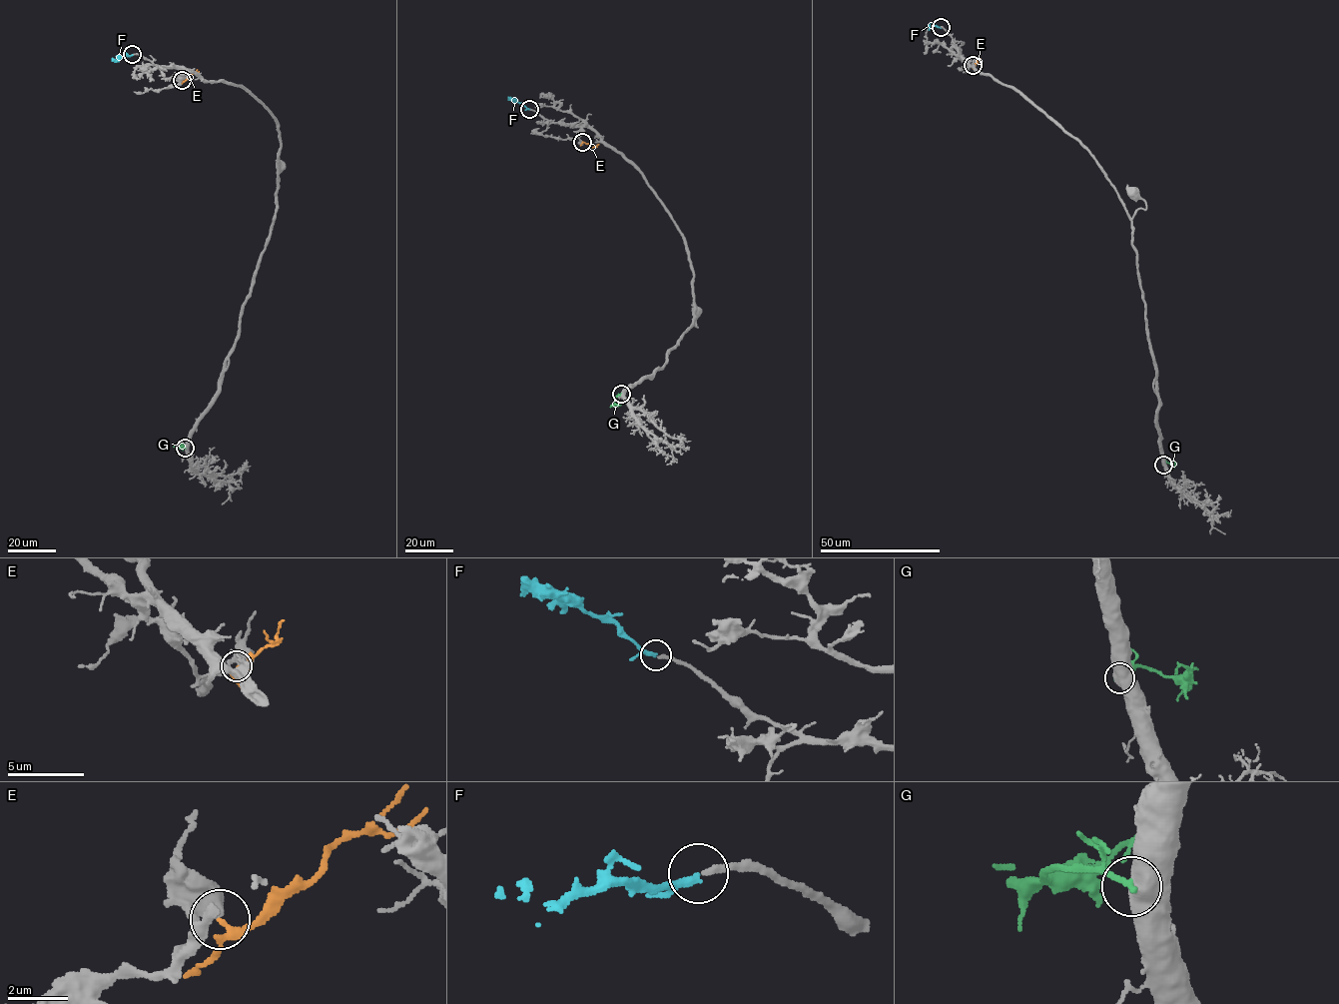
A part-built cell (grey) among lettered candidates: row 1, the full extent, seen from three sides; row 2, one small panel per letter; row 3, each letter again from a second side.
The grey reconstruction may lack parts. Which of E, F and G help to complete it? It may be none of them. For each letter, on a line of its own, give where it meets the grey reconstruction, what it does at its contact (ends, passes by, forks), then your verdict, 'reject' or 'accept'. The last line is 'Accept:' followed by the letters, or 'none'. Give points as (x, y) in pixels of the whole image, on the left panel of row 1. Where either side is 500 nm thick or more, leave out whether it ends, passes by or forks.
E: meets grey at (182, 80); it passes by; reject
F: meets grey at (132, 54); it passes by; accept
G: meets grey at (185, 448); reject
Accept: F

